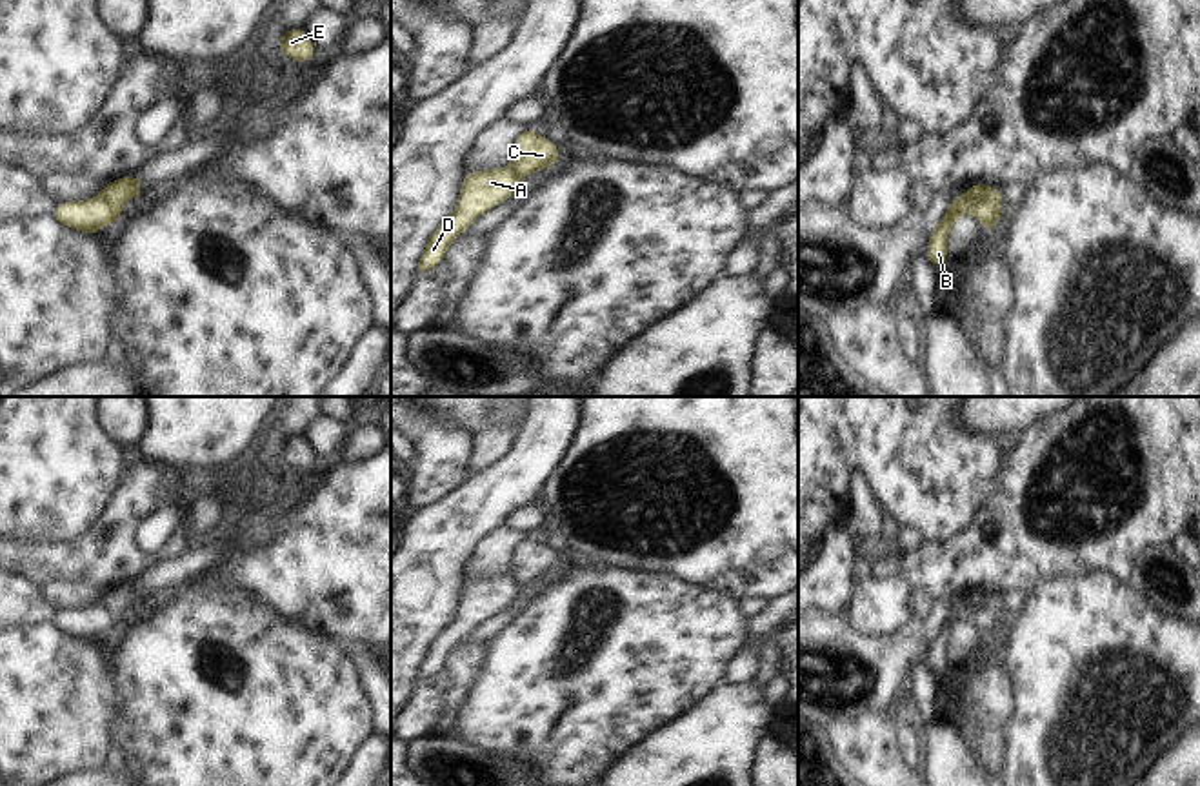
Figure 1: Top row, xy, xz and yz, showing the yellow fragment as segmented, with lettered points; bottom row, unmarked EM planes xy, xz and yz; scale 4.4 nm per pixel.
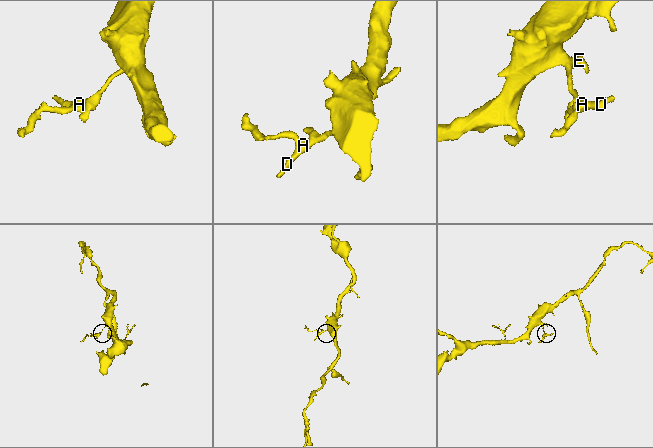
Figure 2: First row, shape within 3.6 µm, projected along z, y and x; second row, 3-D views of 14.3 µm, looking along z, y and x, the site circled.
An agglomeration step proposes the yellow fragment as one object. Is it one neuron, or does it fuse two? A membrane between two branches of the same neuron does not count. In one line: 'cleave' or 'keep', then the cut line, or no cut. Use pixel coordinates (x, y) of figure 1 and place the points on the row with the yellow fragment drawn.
cleave; cut in yz along (991, 186), (990, 195), (971, 210)

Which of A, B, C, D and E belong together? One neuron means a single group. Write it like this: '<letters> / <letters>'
A D / B C E

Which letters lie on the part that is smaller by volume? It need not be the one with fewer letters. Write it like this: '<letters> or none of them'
A, D

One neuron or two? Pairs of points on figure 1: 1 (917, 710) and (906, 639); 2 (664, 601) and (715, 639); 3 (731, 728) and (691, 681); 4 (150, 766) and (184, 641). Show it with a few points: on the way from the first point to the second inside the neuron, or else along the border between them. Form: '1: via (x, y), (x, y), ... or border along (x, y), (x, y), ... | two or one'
1: border along (922, 659), (911, 668) | two
2: via (677, 614), (695, 632), (702, 632) | one
3: border along (720, 681), (670, 721) | two
4: via (180, 735), (184, 672) | one

